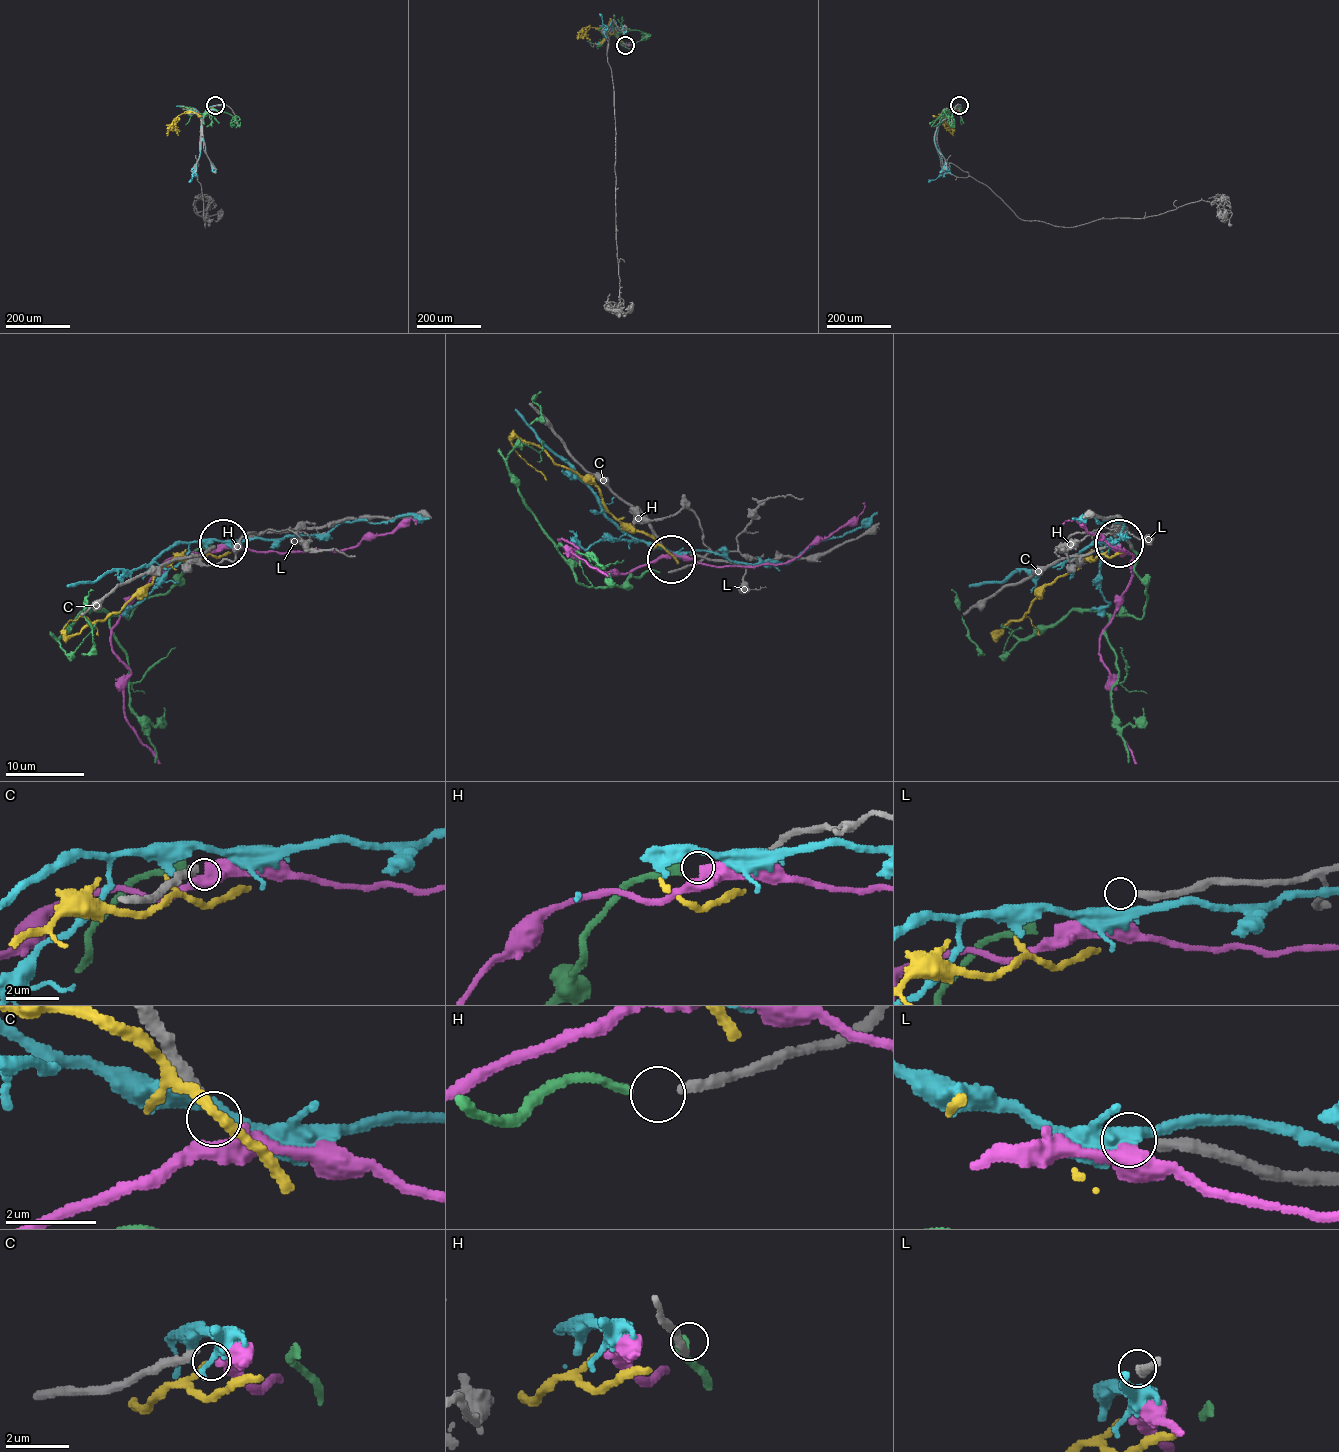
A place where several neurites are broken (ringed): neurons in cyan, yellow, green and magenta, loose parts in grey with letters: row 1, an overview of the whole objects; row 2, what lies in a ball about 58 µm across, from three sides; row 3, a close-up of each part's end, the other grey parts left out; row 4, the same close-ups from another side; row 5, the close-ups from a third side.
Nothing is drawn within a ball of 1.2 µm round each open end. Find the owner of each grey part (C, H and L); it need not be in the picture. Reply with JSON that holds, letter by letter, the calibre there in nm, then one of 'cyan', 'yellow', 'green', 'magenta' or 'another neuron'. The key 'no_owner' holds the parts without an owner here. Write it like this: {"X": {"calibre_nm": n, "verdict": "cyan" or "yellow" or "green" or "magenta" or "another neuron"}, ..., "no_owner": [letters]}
{"C": {"calibre_nm": 240, "verdict": "magenta"}, "H": {"calibre_nm": 220, "verdict": "green"}, "L": {"calibre_nm": 260, "verdict": "another neuron"}, "no_owner": ["L"]}

